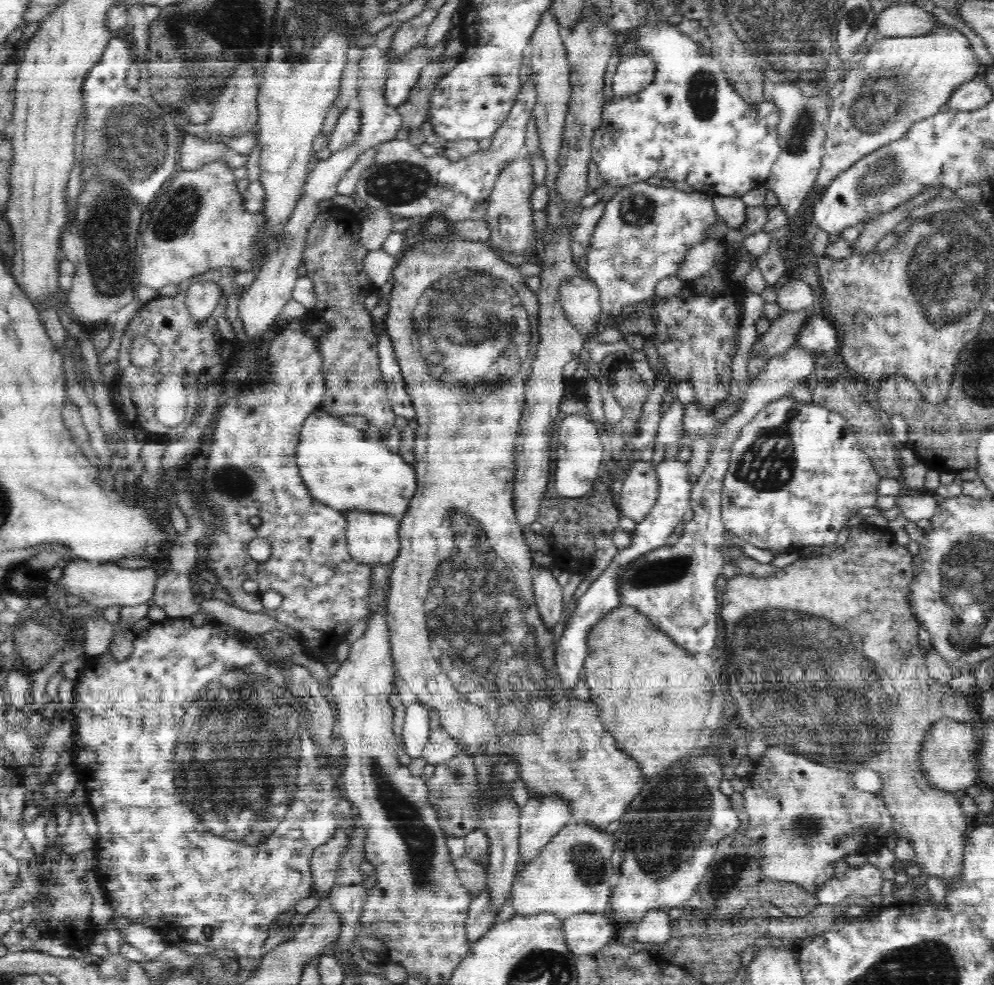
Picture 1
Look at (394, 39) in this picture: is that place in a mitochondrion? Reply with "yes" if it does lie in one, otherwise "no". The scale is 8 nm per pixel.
no

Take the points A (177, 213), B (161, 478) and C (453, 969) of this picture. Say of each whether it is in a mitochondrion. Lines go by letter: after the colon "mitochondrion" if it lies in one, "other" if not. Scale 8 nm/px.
A: mitochondrion
B: other
C: other

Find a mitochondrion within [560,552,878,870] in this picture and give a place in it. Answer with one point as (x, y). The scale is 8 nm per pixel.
(677, 570)

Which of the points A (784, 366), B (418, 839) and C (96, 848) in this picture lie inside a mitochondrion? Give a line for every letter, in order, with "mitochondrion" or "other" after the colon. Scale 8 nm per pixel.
A: other
B: mitochondrion
C: other

